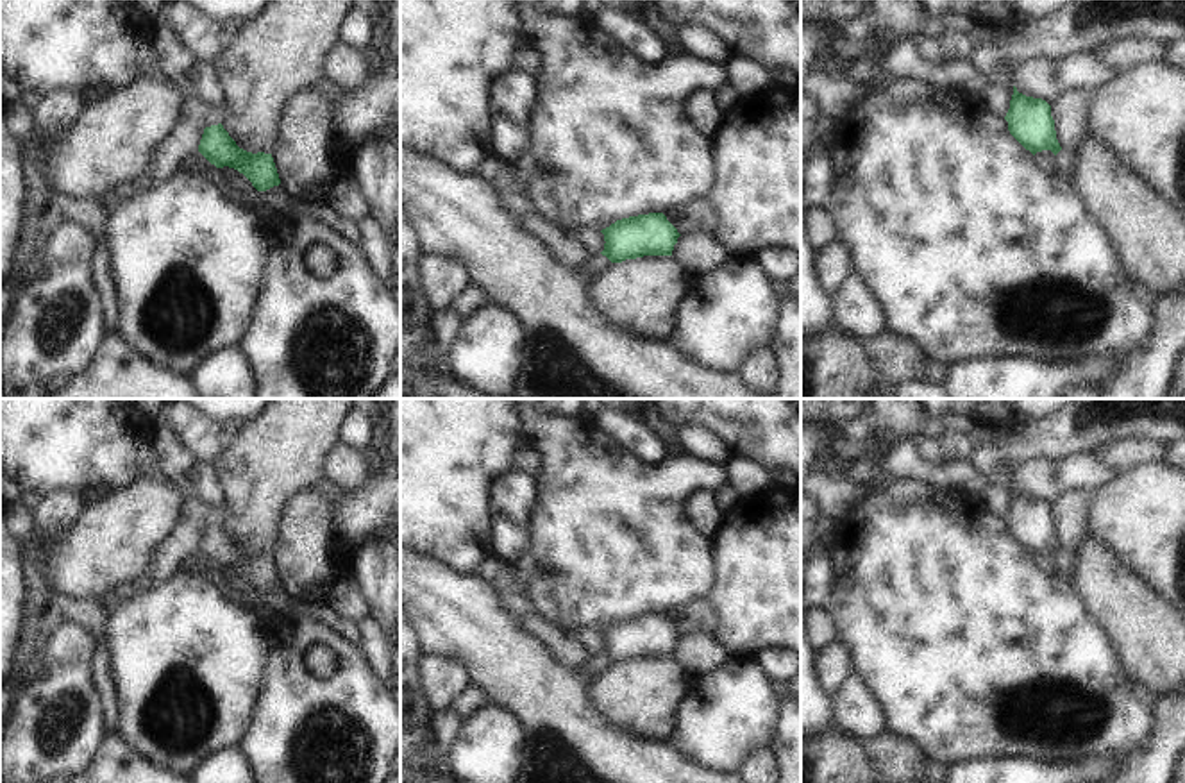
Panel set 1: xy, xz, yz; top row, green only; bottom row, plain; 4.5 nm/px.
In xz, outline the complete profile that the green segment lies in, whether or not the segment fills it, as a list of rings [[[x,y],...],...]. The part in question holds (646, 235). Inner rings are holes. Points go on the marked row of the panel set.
[[[663,213],[622,218],[601,232],[606,241],[601,254],[611,263],[643,256],[672,256],[681,236]]]

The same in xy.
[[[222,123],[204,129],[198,152],[216,168],[238,170],[257,191],[281,184],[272,154],[252,154],[240,148]]]

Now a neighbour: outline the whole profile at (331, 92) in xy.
[[[325,75],[318,77],[313,82],[313,88],[329,102],[329,104],[338,104],[338,100],[341,98],[343,91],[340,89],[338,84],[334,84],[331,79],[327,79]]]

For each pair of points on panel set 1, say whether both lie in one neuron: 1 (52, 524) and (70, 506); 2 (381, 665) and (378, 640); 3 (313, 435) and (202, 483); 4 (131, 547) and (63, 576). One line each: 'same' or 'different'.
1: same
2: same
3: different
4: same

